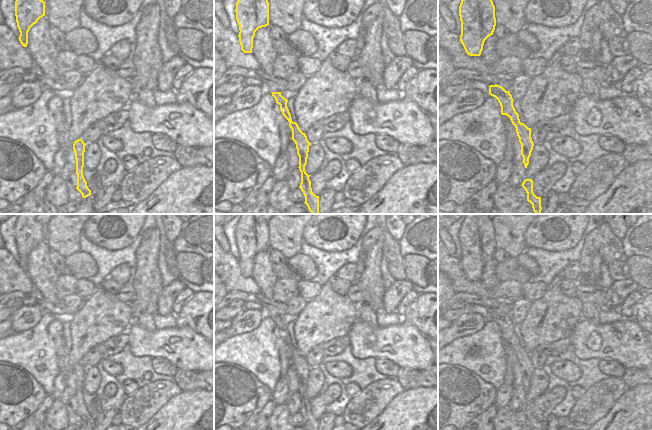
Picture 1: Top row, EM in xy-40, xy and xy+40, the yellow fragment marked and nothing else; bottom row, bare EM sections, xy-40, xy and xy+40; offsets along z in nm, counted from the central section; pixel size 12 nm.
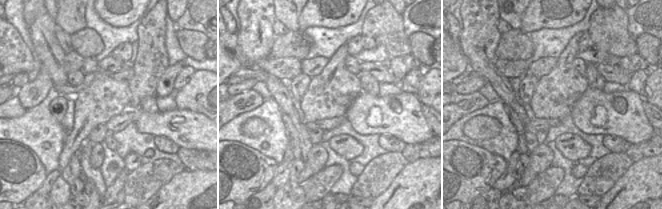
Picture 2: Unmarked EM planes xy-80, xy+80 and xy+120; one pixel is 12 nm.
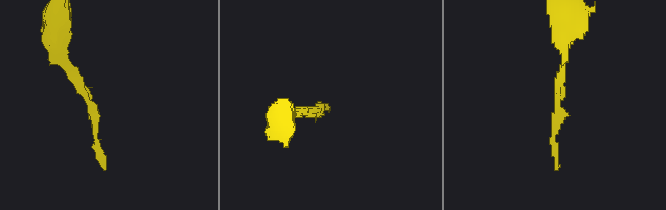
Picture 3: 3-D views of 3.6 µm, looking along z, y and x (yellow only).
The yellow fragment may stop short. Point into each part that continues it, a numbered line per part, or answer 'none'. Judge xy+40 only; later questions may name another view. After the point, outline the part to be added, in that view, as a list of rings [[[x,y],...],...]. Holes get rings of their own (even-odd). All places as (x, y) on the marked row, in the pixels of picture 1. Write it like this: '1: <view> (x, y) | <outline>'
none

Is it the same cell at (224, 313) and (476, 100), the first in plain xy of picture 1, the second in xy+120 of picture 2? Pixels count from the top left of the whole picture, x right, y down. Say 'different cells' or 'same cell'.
different cells

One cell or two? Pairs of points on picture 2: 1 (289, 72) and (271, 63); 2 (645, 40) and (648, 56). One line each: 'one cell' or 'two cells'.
1: one cell
2: one cell

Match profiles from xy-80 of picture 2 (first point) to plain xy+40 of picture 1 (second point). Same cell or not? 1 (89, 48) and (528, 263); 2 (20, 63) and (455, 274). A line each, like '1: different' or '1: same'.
1: same
2: same

